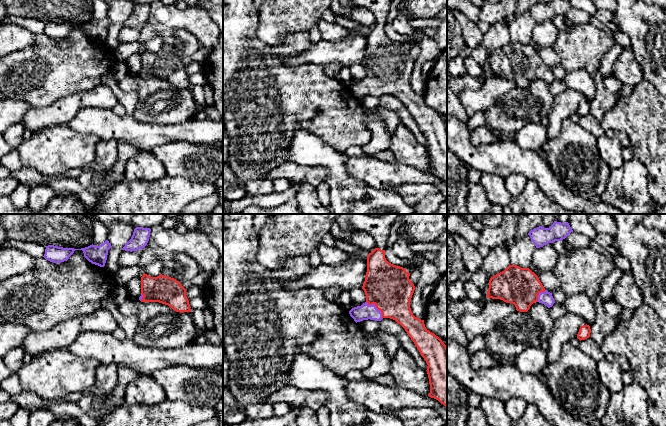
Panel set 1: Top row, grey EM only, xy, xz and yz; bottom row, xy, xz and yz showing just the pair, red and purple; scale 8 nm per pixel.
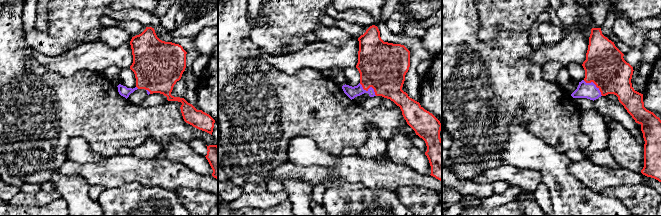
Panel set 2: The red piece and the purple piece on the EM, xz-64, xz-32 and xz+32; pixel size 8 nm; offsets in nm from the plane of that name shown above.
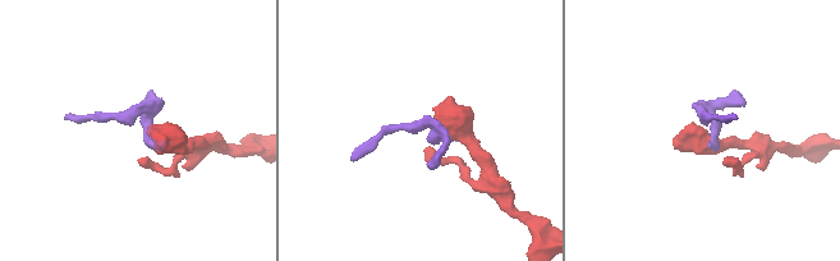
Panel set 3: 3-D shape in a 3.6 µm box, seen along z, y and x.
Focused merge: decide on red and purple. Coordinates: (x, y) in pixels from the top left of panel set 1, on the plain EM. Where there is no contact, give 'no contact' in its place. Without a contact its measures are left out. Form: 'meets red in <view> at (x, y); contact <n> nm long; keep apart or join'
meets red in xz at (377, 84); contact 190 nm long; join

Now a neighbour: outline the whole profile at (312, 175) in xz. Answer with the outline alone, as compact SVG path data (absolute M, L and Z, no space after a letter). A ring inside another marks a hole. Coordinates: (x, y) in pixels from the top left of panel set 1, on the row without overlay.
M286 161L282 165L270 170L263 179L275 180L285 178L291 182L301 182L317 187L326 180L328 169L321 166L300 165Z

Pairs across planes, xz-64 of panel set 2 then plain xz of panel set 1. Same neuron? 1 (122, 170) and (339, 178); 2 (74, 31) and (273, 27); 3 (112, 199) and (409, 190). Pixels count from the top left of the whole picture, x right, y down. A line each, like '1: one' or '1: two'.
1: two
2: one
3: two

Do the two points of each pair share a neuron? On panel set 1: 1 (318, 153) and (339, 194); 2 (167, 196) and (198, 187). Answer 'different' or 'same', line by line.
1: same
2: same

